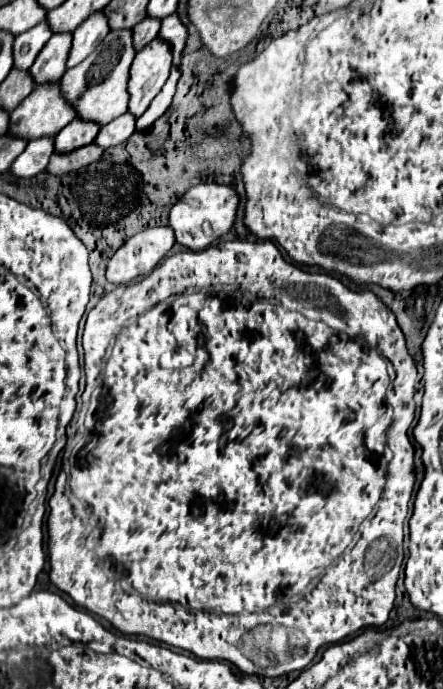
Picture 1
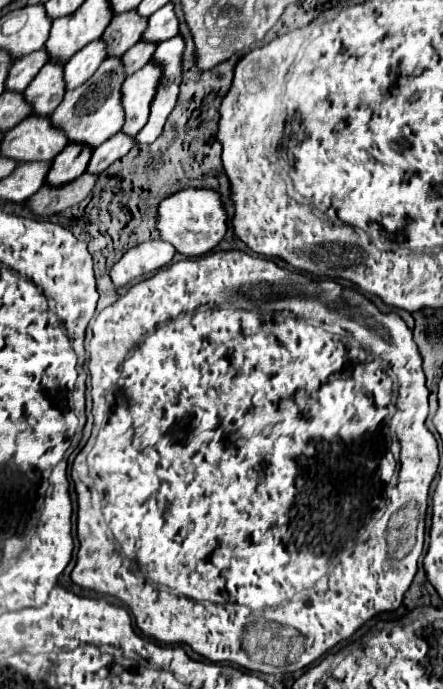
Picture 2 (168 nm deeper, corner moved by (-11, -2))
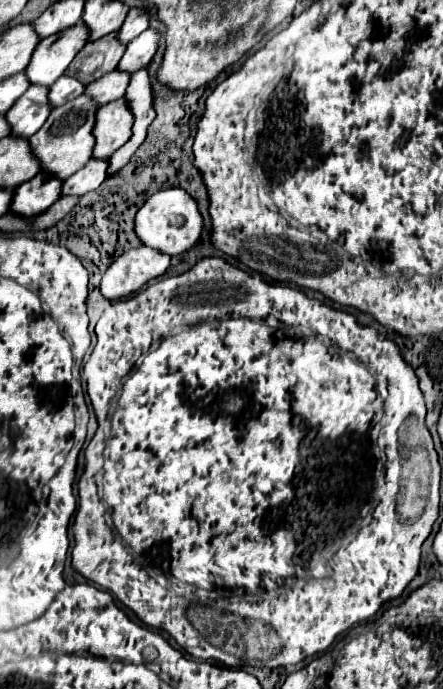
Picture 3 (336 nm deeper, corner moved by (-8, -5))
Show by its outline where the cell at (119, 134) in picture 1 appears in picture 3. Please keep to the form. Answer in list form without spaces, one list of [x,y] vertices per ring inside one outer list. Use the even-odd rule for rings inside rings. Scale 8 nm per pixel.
[[[92,158],[84,168],[64,180],[64,194],[82,196],[86,192],[96,190],[106,180],[108,160],[106,158]]]

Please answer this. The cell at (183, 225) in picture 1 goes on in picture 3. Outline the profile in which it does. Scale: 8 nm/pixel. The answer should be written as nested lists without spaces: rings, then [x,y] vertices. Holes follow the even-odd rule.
[[[168,188],[168,190],[160,190],[160,192],[152,194],[136,214],[138,238],[146,246],[156,248],[170,256],[180,256],[180,254],[188,252],[190,248],[194,248],[202,236],[202,228],[204,228],[204,220],[198,212],[198,204],[182,188]]]

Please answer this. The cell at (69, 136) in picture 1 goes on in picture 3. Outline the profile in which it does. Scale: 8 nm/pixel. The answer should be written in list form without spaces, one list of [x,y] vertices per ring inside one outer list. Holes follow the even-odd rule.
[[[40,172],[14,190],[12,208],[16,208],[16,212],[24,212],[24,216],[42,212],[48,208],[48,204],[54,204],[62,196],[62,184],[64,182],[60,178],[50,176],[48,172]]]

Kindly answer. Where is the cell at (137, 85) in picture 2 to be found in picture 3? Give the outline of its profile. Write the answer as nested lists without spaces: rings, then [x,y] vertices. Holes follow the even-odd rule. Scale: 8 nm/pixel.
[[[122,96],[104,104],[96,112],[96,152],[94,158],[110,158],[132,136],[134,114]]]

